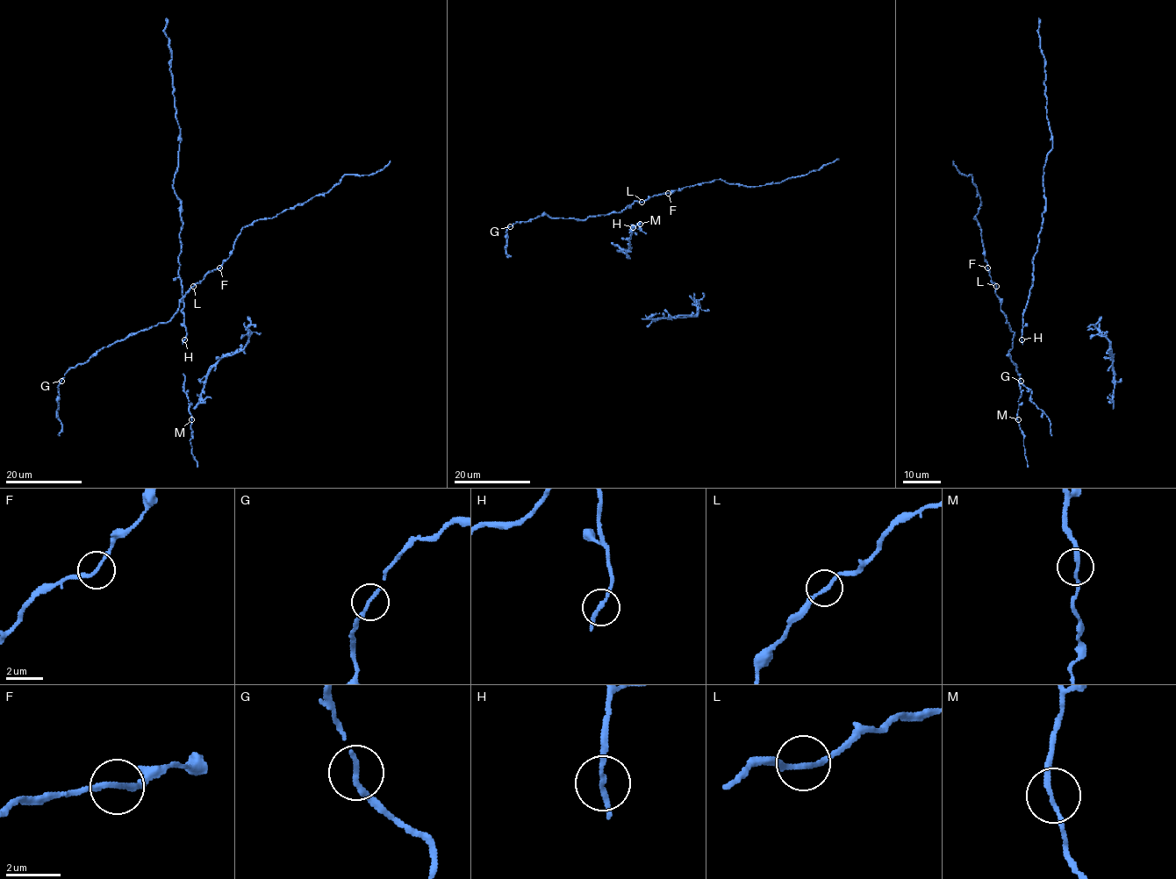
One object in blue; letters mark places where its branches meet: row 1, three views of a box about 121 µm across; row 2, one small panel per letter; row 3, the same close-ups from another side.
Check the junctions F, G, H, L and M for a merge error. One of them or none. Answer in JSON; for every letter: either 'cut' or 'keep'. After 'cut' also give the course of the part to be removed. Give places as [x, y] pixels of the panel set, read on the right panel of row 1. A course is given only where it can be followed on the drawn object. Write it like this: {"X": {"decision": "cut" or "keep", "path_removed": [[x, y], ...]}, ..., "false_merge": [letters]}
{"F": {"decision": "keep"}, "G": {"decision": "keep"}, "H": {"decision": "keep"}, "L": {"decision": "keep"}, "M": {"decision": "keep"}, "false_merge": []}

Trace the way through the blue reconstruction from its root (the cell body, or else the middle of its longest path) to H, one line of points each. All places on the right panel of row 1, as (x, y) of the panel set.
H: (1022, 313), (1021, 339)

